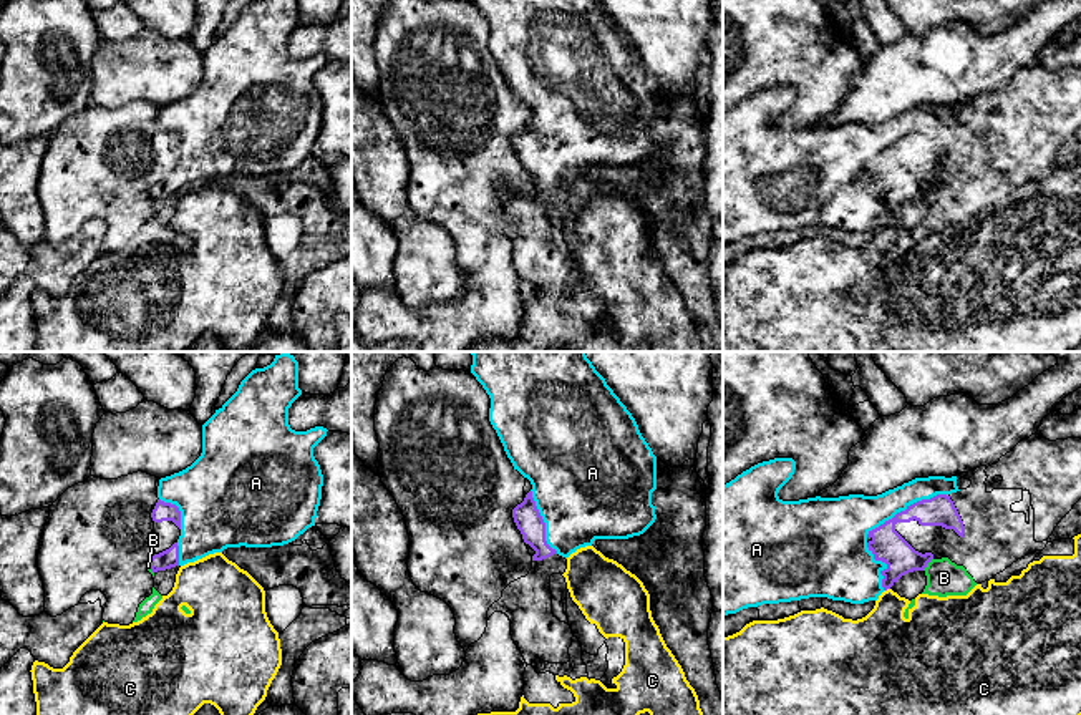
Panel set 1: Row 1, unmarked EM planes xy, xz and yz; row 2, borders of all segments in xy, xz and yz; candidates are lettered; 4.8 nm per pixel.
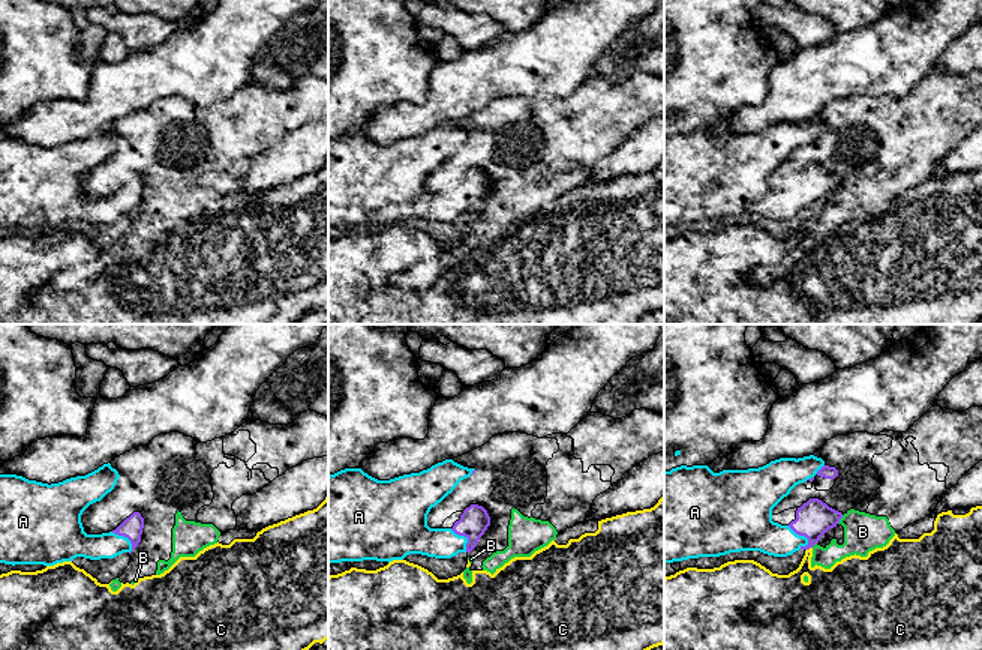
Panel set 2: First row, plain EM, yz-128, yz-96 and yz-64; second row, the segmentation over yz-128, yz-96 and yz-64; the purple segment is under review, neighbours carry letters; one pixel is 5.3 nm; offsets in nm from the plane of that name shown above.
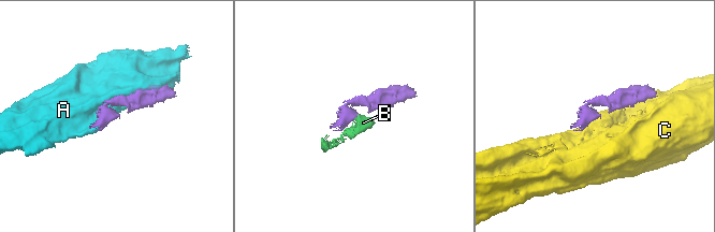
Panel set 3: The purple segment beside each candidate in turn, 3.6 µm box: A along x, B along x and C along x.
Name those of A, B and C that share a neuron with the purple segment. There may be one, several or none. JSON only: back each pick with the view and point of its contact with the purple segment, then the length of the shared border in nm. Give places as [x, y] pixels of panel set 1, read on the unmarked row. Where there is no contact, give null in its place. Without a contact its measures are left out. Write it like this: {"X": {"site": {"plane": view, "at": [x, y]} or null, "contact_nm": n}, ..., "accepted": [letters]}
{"A": {"site": {"plane": "yz", "at": [907, 136]}, "contact_nm": 440}, "accepted": ["A"]}

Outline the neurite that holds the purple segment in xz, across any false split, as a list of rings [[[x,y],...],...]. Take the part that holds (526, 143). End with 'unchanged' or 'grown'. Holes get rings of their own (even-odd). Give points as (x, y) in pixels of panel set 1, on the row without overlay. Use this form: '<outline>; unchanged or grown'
[[[471,0],[482,13],[491,27],[489,50],[496,58],[507,86],[514,98],[517,98],[532,113],[524,129],[512,138],[512,146],[536,182],[532,189],[542,189],[554,182],[569,186],[580,176],[592,174],[595,168],[628,168],[643,163],[657,148],[655,134],[652,133],[652,121],[657,118],[657,85],[642,65],[638,53],[627,35],[607,13],[599,0]]]; grown

